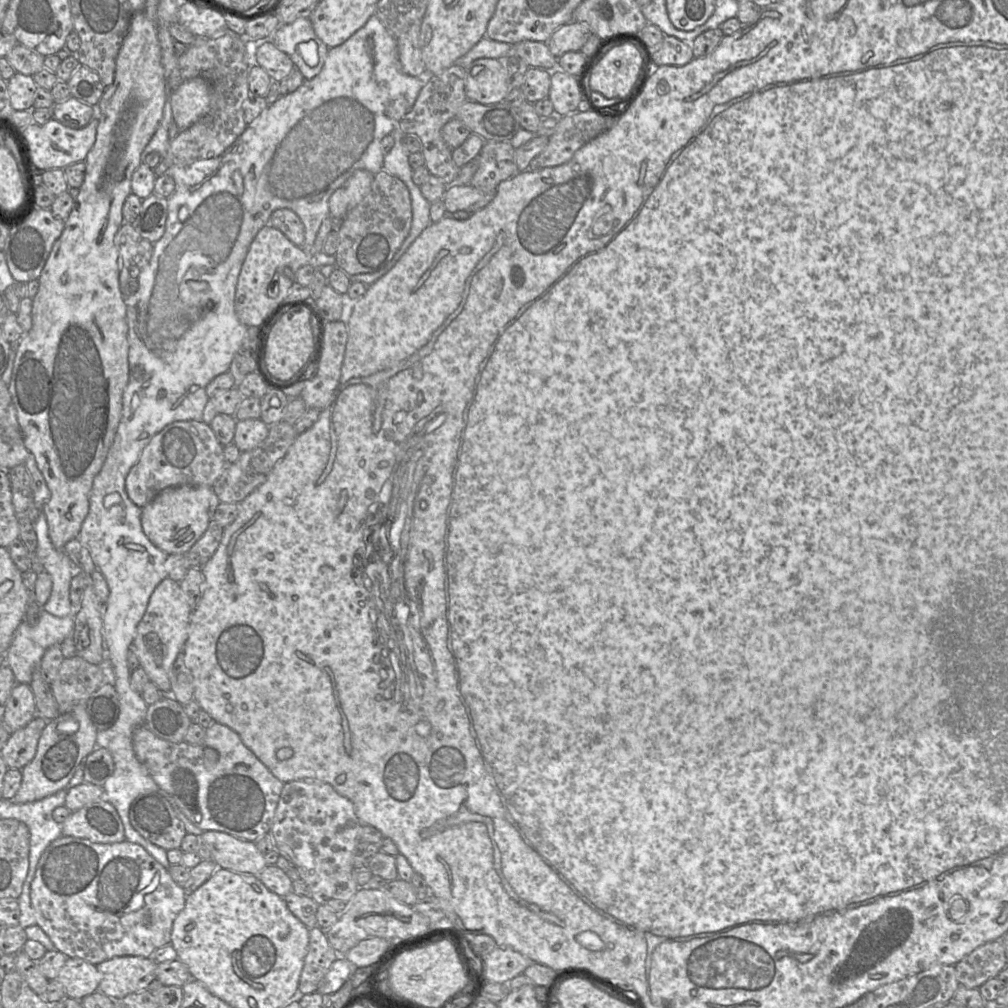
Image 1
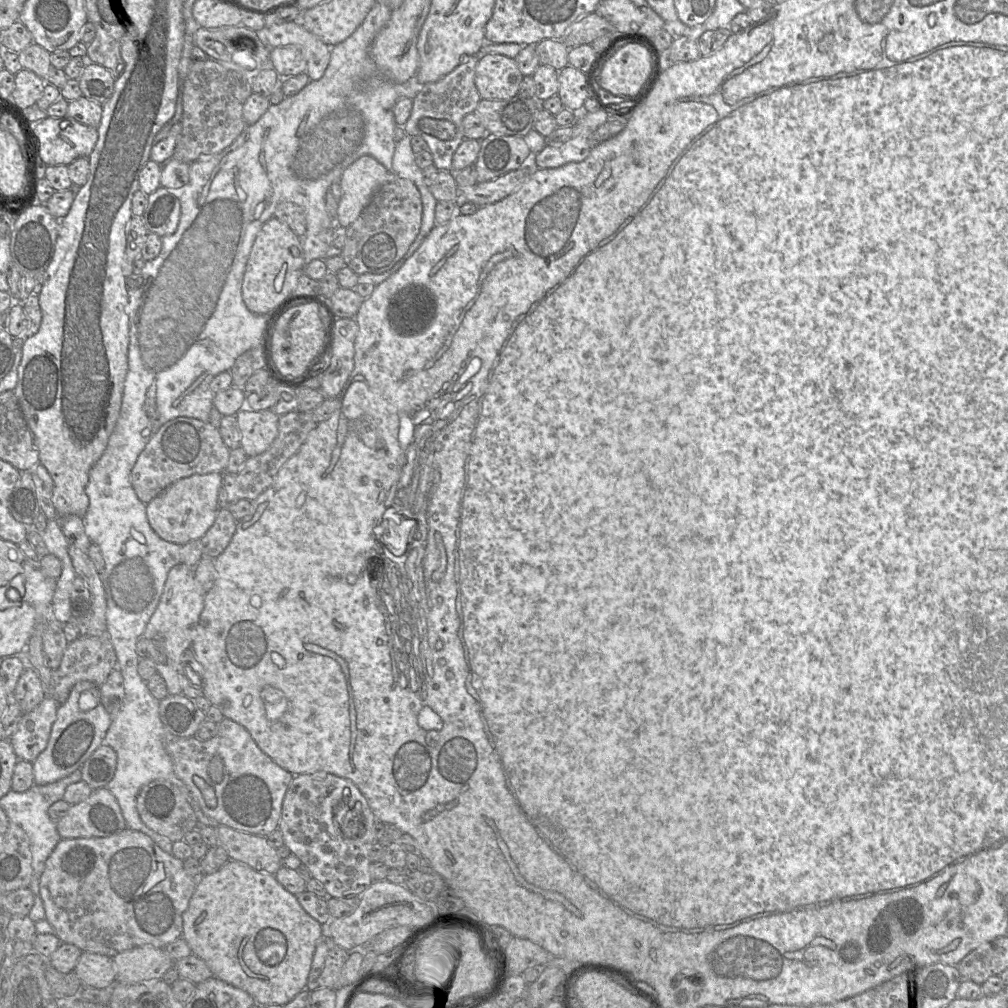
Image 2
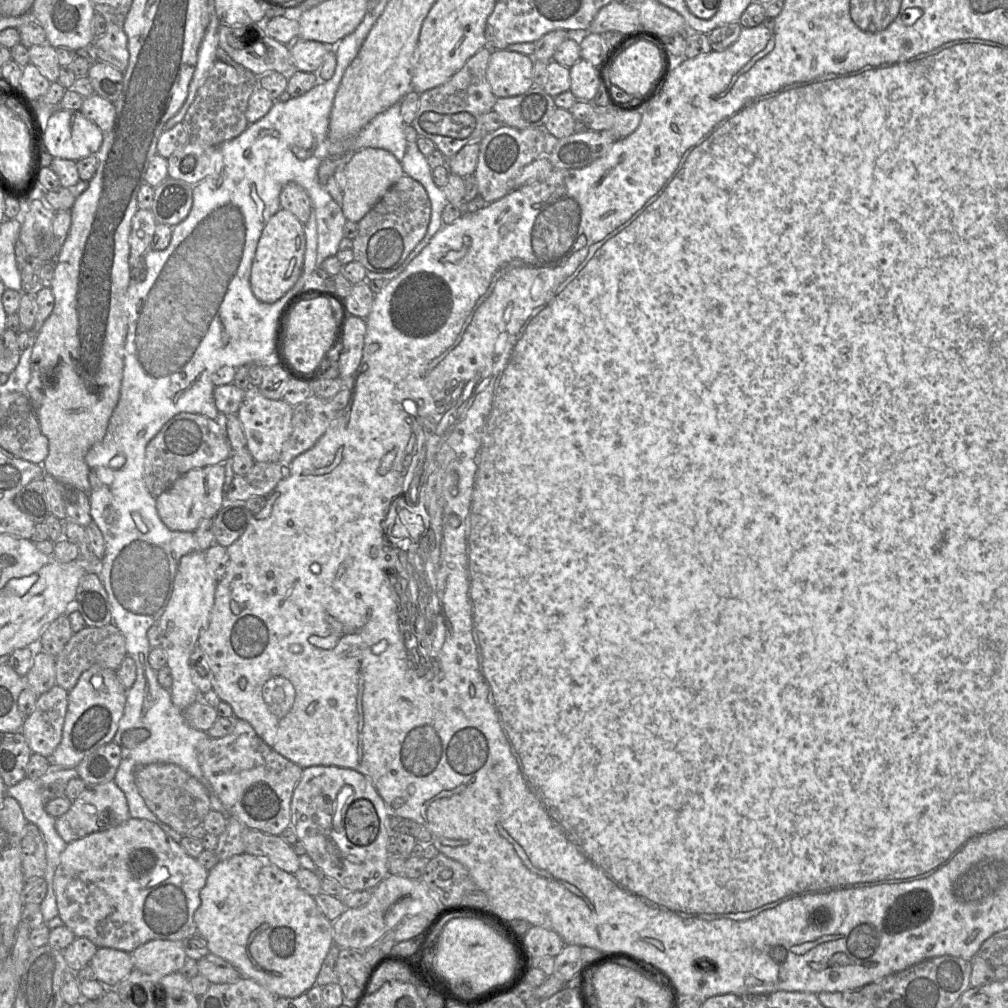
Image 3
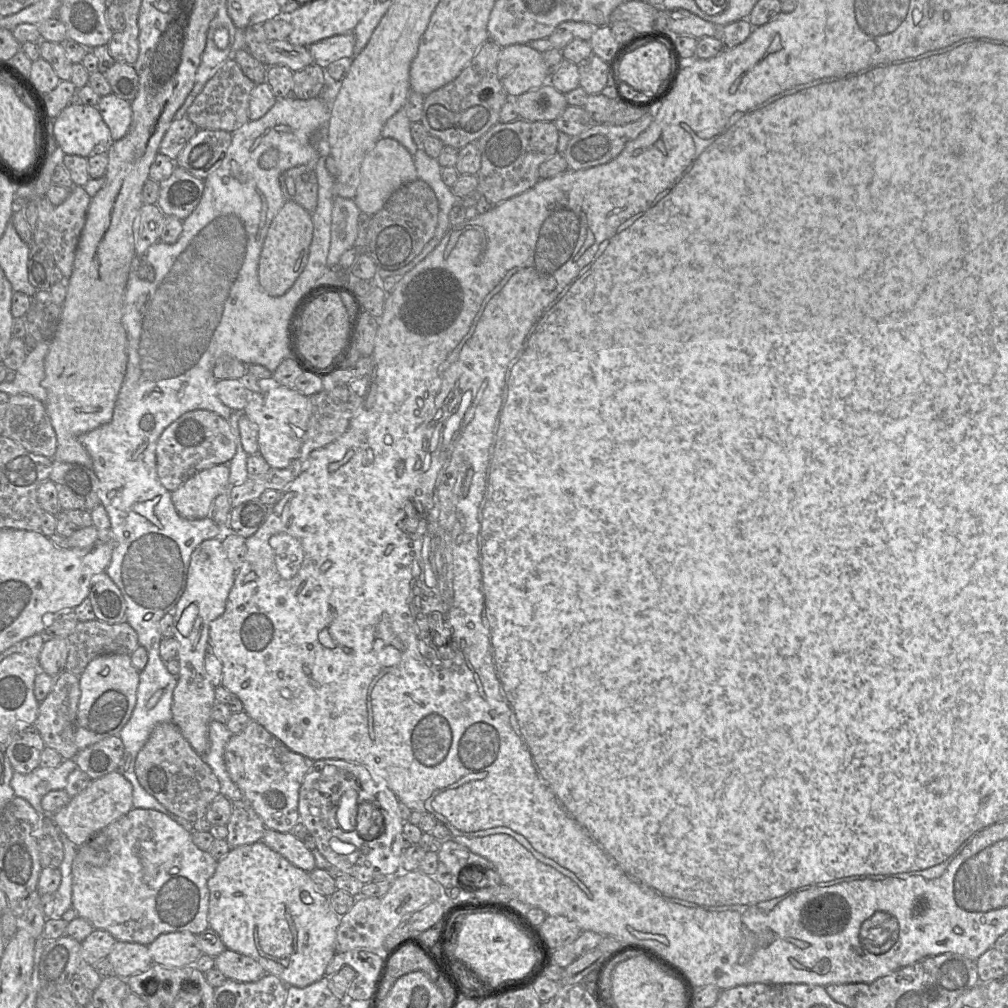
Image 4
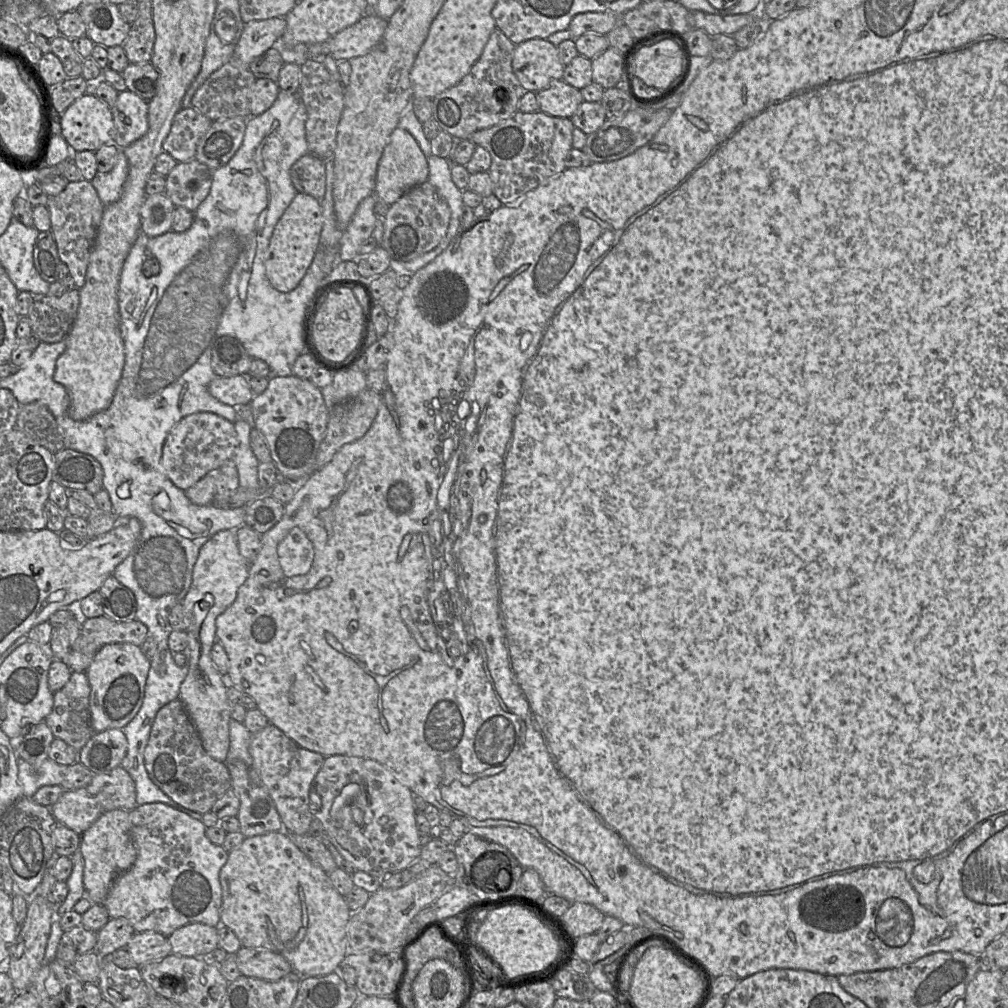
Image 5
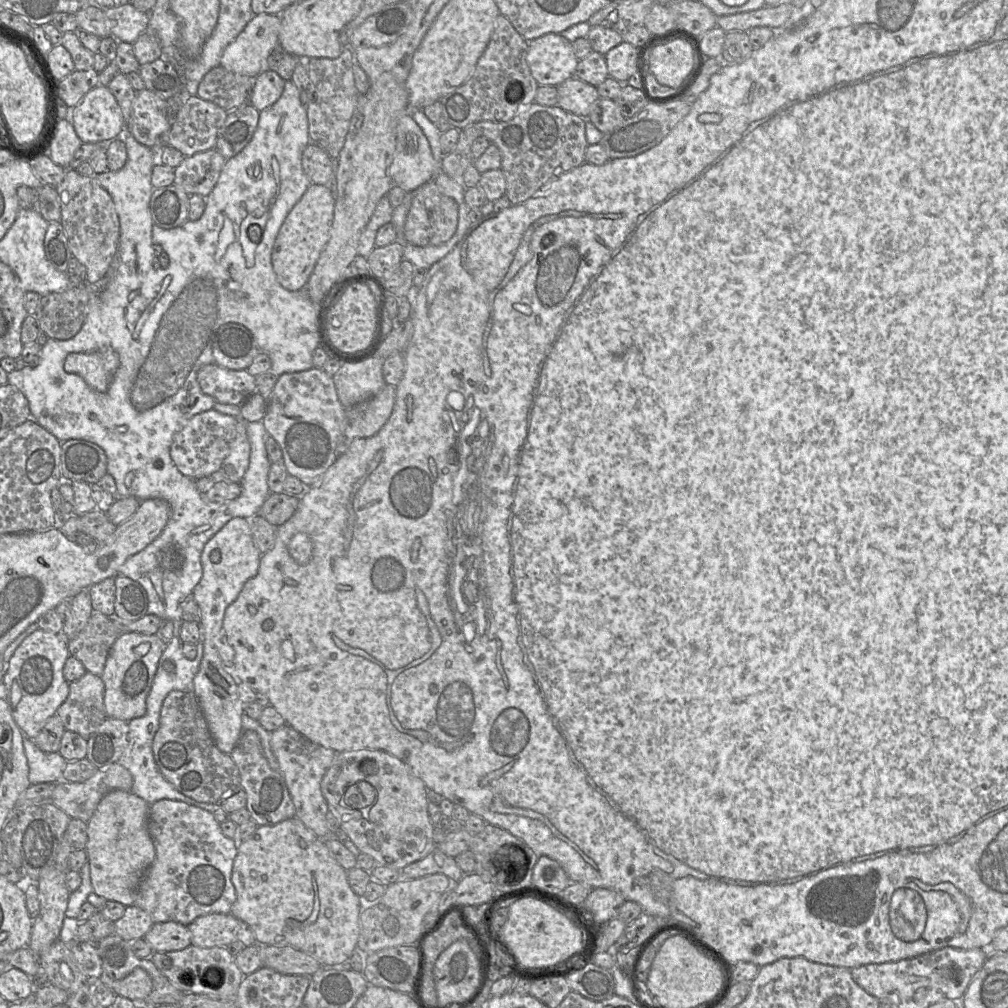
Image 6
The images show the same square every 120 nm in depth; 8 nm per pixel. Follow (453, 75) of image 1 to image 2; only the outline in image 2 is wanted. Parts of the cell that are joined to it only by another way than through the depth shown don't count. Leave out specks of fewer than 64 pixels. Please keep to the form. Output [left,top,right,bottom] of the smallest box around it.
[403,55,481,171]

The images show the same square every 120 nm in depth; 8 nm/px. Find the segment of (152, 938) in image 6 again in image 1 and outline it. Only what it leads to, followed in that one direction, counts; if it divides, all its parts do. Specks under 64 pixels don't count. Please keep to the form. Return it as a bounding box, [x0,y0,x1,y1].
[57,958,101,1001]

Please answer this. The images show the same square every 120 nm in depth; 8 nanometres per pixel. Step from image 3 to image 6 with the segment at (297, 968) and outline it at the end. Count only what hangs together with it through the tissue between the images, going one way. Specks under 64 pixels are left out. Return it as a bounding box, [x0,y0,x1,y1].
[230,817,364,968]

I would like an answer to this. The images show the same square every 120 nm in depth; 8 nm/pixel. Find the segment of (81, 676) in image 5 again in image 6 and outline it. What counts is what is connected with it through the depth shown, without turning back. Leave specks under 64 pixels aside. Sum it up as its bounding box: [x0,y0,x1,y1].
[56,672,108,739]

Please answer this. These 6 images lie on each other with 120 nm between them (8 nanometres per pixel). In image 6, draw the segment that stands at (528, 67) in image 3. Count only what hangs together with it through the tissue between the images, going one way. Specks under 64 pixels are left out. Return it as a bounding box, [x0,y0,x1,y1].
[526,33,577,86]

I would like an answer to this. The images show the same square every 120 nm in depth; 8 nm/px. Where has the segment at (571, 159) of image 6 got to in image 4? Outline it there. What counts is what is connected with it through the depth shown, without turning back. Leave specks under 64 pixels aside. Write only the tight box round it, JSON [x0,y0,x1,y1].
[477,121,559,205]

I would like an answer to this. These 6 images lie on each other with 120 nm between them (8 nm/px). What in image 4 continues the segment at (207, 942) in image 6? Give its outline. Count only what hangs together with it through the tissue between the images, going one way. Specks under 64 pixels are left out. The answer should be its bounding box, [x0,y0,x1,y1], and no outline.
[148,931,202,968]

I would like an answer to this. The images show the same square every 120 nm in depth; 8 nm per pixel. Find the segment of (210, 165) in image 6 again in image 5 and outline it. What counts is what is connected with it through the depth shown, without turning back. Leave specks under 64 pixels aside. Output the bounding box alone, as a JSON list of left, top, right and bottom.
[165,159,213,212]

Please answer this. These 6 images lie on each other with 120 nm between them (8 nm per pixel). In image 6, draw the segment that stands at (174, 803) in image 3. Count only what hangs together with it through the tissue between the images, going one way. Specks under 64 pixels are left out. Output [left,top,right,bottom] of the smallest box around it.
[152,691,240,803]

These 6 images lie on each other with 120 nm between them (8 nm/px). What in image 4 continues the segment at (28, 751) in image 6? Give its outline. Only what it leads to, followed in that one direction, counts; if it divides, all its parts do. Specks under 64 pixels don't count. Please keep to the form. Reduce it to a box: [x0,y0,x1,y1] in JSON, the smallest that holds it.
[10,760,76,815]

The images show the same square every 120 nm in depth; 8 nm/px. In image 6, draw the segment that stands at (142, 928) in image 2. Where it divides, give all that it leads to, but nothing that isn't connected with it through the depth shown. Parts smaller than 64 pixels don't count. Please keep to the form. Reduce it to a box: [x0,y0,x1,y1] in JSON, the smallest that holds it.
[133,799,238,926]

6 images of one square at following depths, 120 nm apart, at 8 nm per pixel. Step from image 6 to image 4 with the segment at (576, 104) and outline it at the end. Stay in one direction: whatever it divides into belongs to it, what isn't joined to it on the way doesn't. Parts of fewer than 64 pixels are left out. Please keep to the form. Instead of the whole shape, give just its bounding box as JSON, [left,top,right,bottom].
[509,83,568,122]

